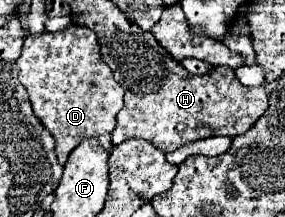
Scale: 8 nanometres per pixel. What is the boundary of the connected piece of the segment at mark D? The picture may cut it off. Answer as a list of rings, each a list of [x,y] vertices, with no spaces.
[[[71,23],[65,31],[29,35],[25,39],[21,57],[17,59],[17,67],[19,81],[27,89],[33,113],[41,123],[45,123],[45,129],[49,129],[55,139],[55,153],[61,165],[65,165],[69,153],[85,139],[97,139],[107,149],[107,153],[113,149],[111,133],[115,129],[115,115],[123,109],[123,87],[113,79],[111,69],[101,59],[97,37],[93,31]]]

